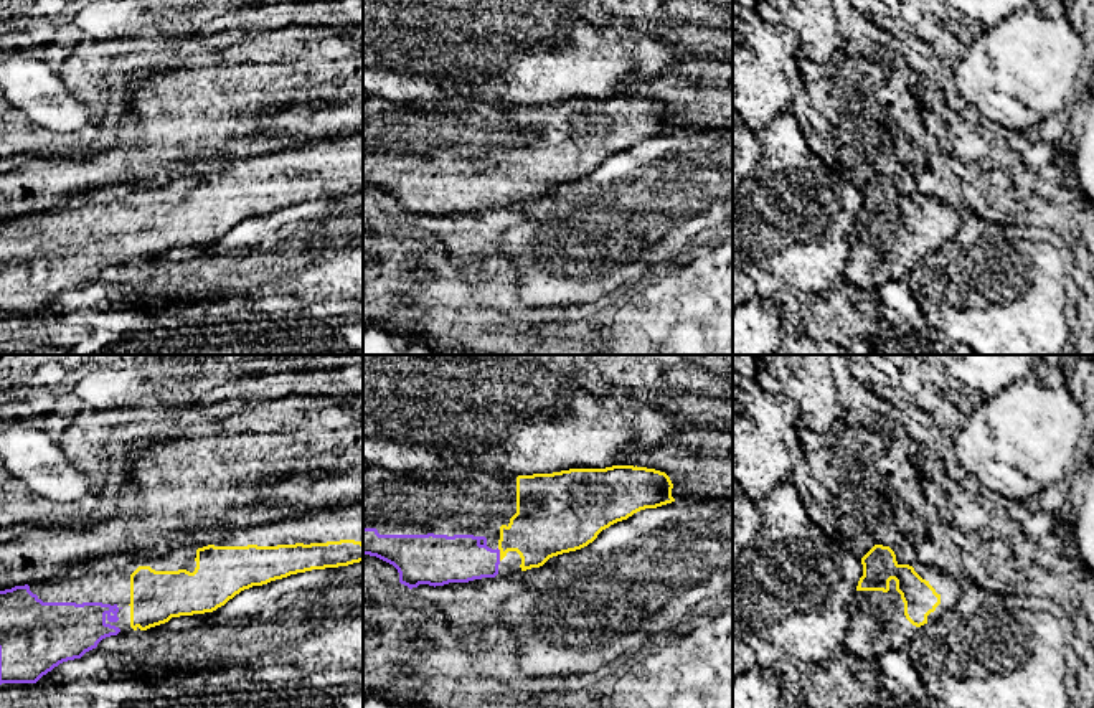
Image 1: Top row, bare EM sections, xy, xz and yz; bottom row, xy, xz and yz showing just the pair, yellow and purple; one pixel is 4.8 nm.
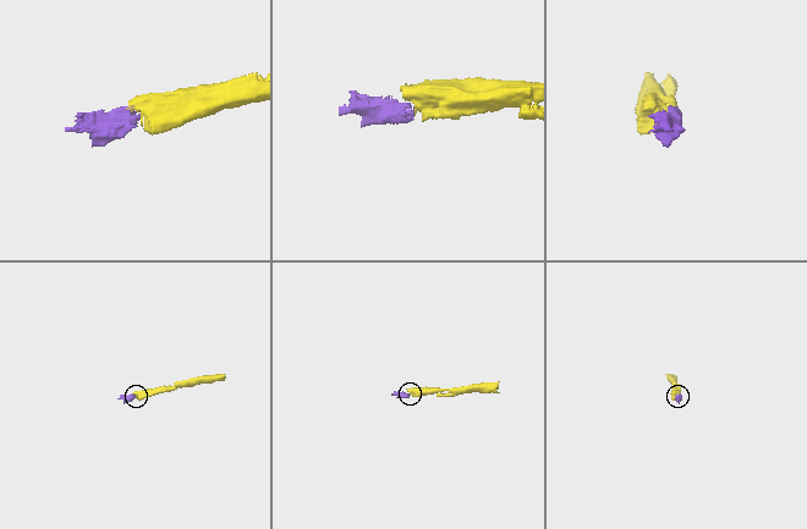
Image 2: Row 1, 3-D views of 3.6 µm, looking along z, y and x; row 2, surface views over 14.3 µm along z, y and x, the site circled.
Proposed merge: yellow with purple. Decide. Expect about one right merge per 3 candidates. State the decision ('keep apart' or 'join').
join

